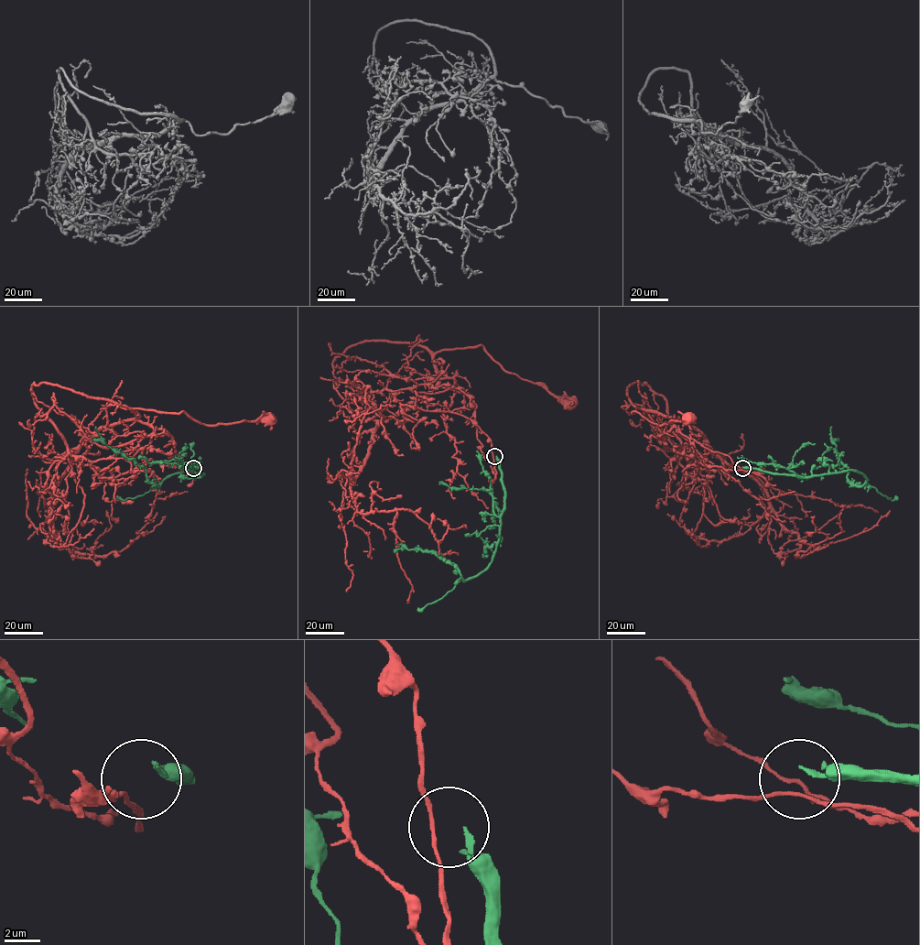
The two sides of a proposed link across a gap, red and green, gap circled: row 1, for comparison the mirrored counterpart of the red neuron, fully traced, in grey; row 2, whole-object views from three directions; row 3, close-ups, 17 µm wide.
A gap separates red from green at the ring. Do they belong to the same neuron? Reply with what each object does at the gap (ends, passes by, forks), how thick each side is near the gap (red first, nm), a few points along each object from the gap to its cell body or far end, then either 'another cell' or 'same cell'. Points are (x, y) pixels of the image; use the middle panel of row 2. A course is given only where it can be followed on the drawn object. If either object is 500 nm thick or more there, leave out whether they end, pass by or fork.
red passes by; green passes by; 200 nm thick on the red side, 140 nm on the other; red runs (492, 456), (490, 438), (457, 413), (369, 418), (423, 398), (437, 383), (437, 353), (479, 345), (570, 401); green runs (496, 456), (504, 493), (504, 509), (492, 562), (483, 570), (464, 580), (454, 565), (434, 552), (396, 545); another cell

